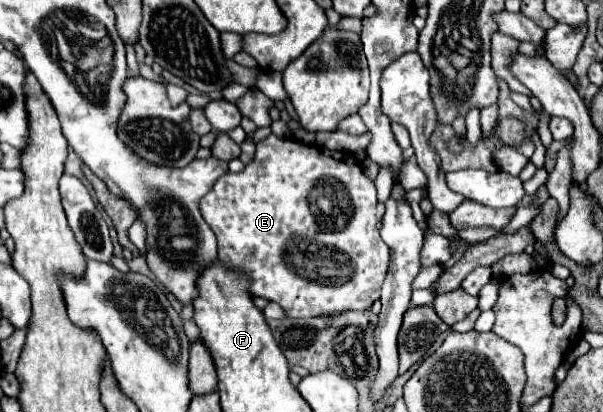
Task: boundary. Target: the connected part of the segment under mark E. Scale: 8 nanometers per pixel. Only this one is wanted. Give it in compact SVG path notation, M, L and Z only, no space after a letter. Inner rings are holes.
M269 135L259 141L257 153L255 153L255 159L251 165L247 165L237 175L235 173L223 175L215 183L215 187L201 199L201 215L217 235L219 261L223 265L229 265L233 271L237 271L239 275L243 275L249 281L251 295L279 303L287 311L289 317L317 317L321 313L343 311L343 309L357 309L357 311L369 309L373 305L373 301L379 299L381 285L383 285L387 269L389 269L389 247L379 237L379 229L377 228L379 220L375 213L378 204L376 194L373 181L363 173L359 161L355 157L327 157L327 149L319 149L317 145L305 145L305 143L291 141L291 139L283 141L275 135ZM313 187L315 187L315 209L311 207L311 201L309 201Z

